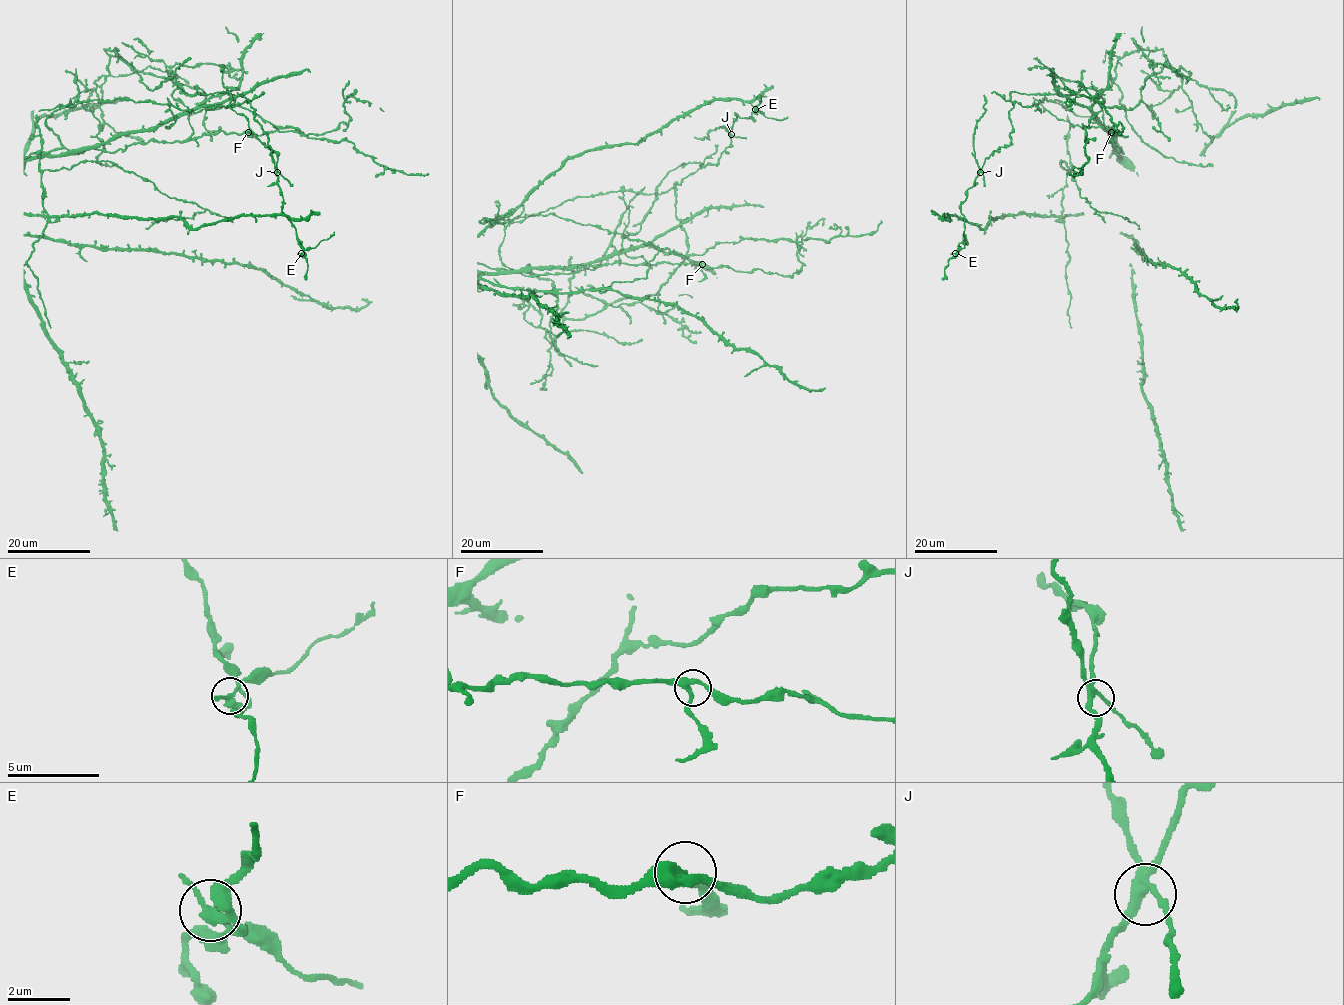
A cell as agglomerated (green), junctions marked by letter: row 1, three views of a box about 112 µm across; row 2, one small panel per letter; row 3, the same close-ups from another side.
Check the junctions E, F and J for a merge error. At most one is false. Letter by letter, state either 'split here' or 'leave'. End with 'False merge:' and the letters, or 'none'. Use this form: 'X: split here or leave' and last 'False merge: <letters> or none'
E: split here
F: leave
J: leave
False merge: E

